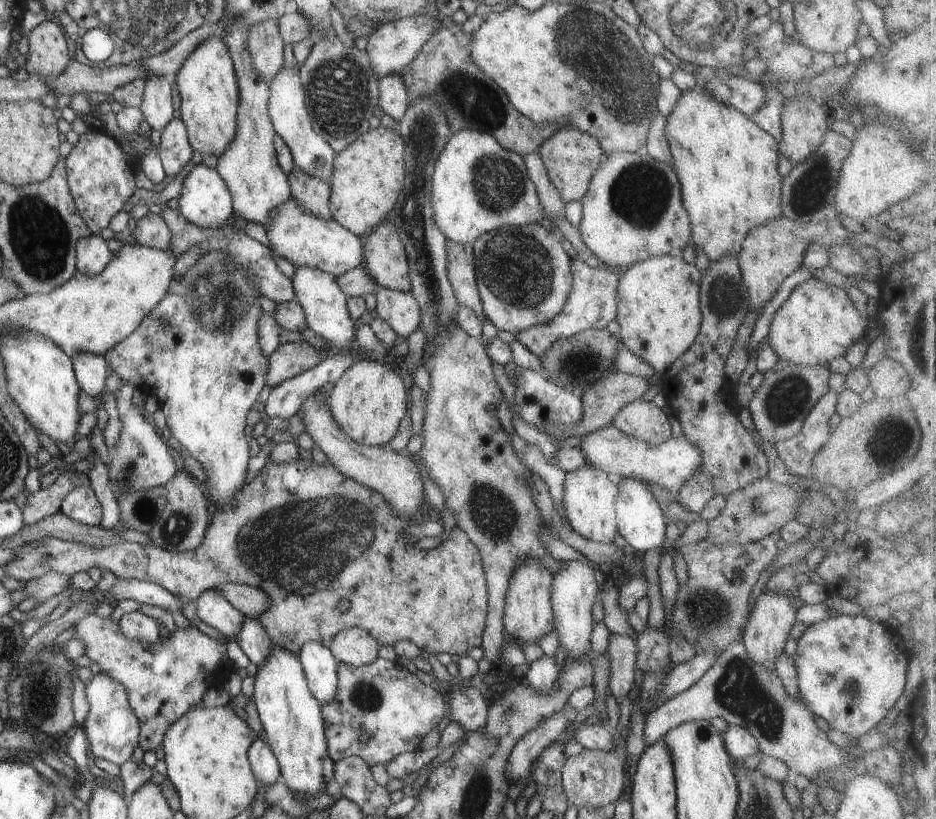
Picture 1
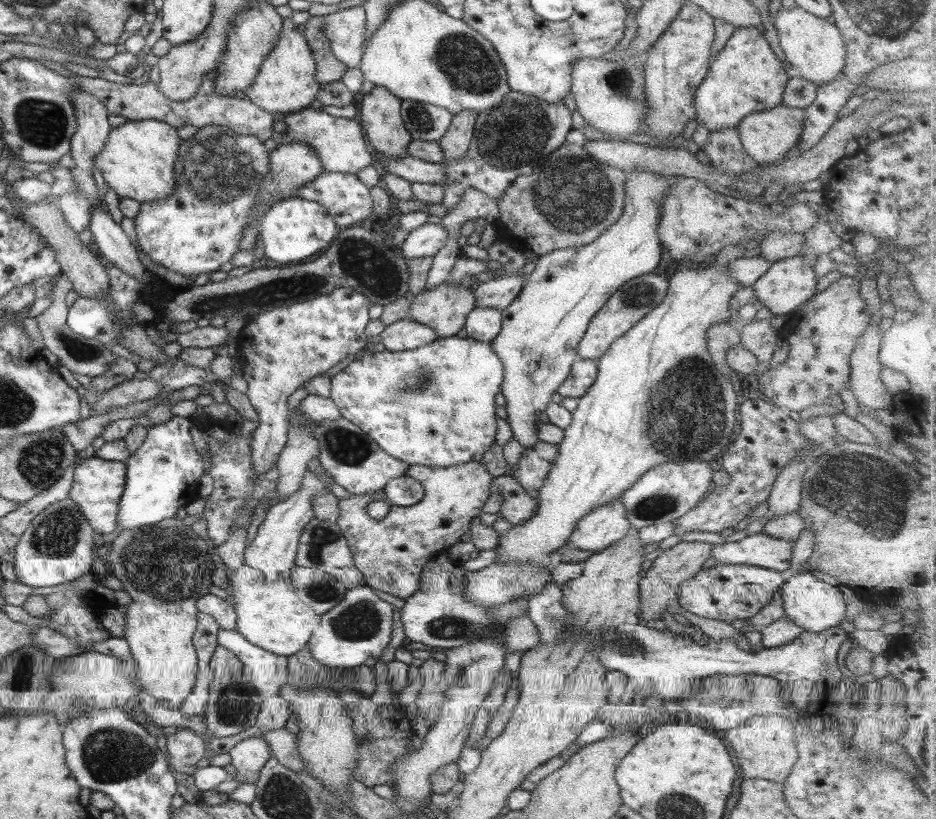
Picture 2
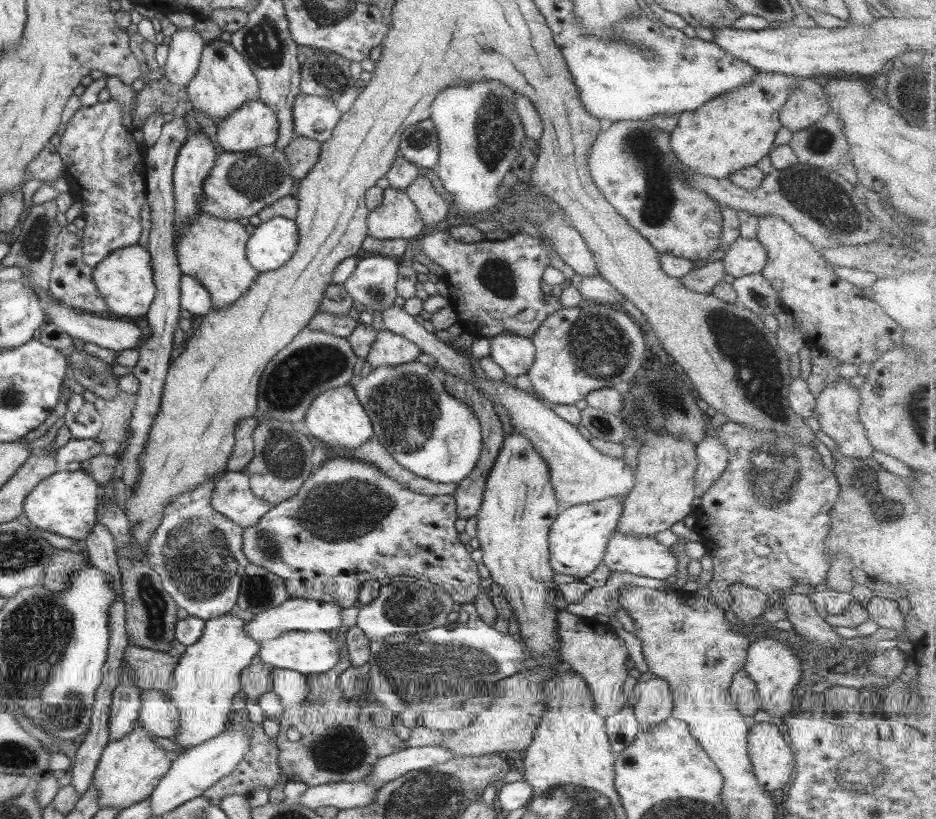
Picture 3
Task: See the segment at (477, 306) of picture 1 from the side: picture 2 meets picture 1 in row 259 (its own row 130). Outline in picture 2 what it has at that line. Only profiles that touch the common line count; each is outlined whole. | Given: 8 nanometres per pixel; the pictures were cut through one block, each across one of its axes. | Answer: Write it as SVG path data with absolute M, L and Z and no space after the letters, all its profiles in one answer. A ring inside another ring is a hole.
M463 110L453 114L445 135L437 141L443 161L462 158L468 150L473 135L473 127L477 113Z

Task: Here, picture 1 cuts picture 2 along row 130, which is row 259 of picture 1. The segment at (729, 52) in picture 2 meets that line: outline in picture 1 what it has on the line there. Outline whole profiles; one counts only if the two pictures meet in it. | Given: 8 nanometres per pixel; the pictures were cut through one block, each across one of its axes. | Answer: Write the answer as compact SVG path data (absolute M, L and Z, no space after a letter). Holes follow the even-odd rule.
M695 85L692 90L681 92L675 101L673 110L666 116L664 133L672 156L672 169L680 184L682 205L690 220L691 243L699 246L709 261L725 255L736 256L750 228L781 217L782 177L777 172L778 145L751 118L719 102L703 86Z

